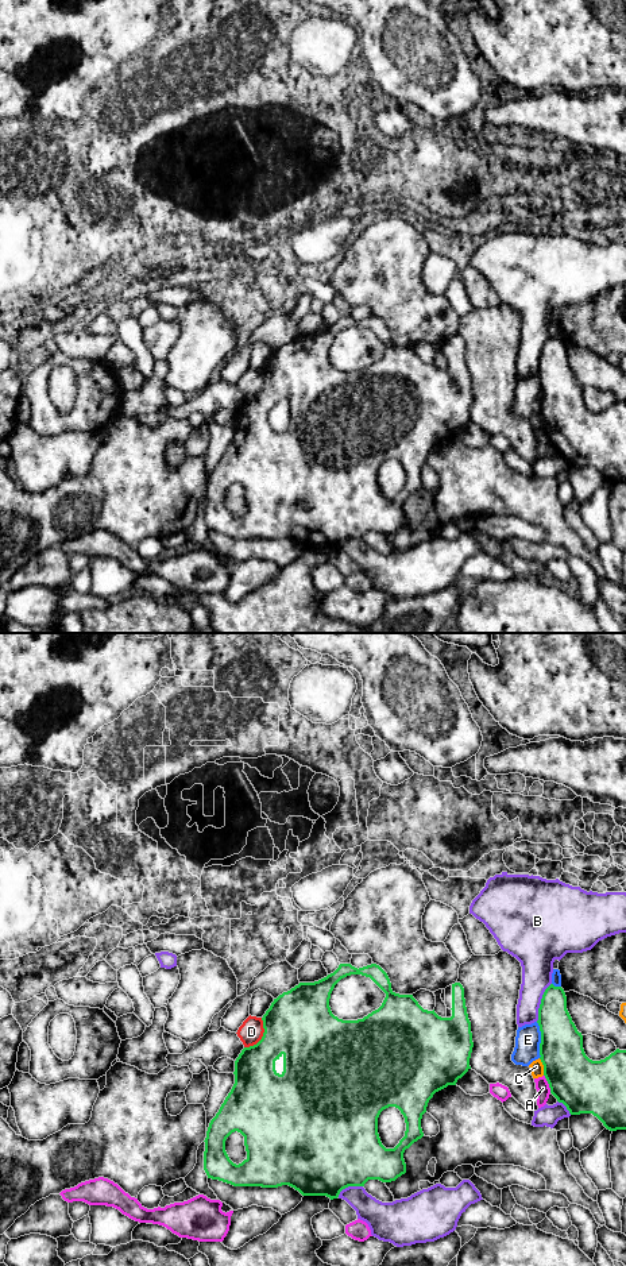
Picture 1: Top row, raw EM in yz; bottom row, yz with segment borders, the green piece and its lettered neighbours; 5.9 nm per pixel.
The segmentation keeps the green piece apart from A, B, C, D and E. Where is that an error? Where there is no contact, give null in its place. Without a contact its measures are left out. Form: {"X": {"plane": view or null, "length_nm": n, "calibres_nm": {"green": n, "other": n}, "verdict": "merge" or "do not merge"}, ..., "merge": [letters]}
{"A": {"plane": "yz", "length_nm": 120, "calibres_nm": {"green": 320, "other": 80}, "verdict": "do not merge"}, "B": {"plane": "yz", "length_nm": 240, "calibres_nm": {"green": 220, "other": 190}, "verdict": "do not merge"}, "C": {"plane": "yz", "length_nm": 110, "calibres_nm": {"green": 320, "other": 80}, "verdict": "do not merge"}, "D": {"plane": "yz", "length_nm": 220, "calibres_nm": {"green": 400, "other": 140}, "verdict": "merge"}, "E": {"plane": "yz", "length_nm": 220, "calibres_nm": {"green": 280, "other": 150}, "verdict": "do not merge"}, "merge": ["D"]}

